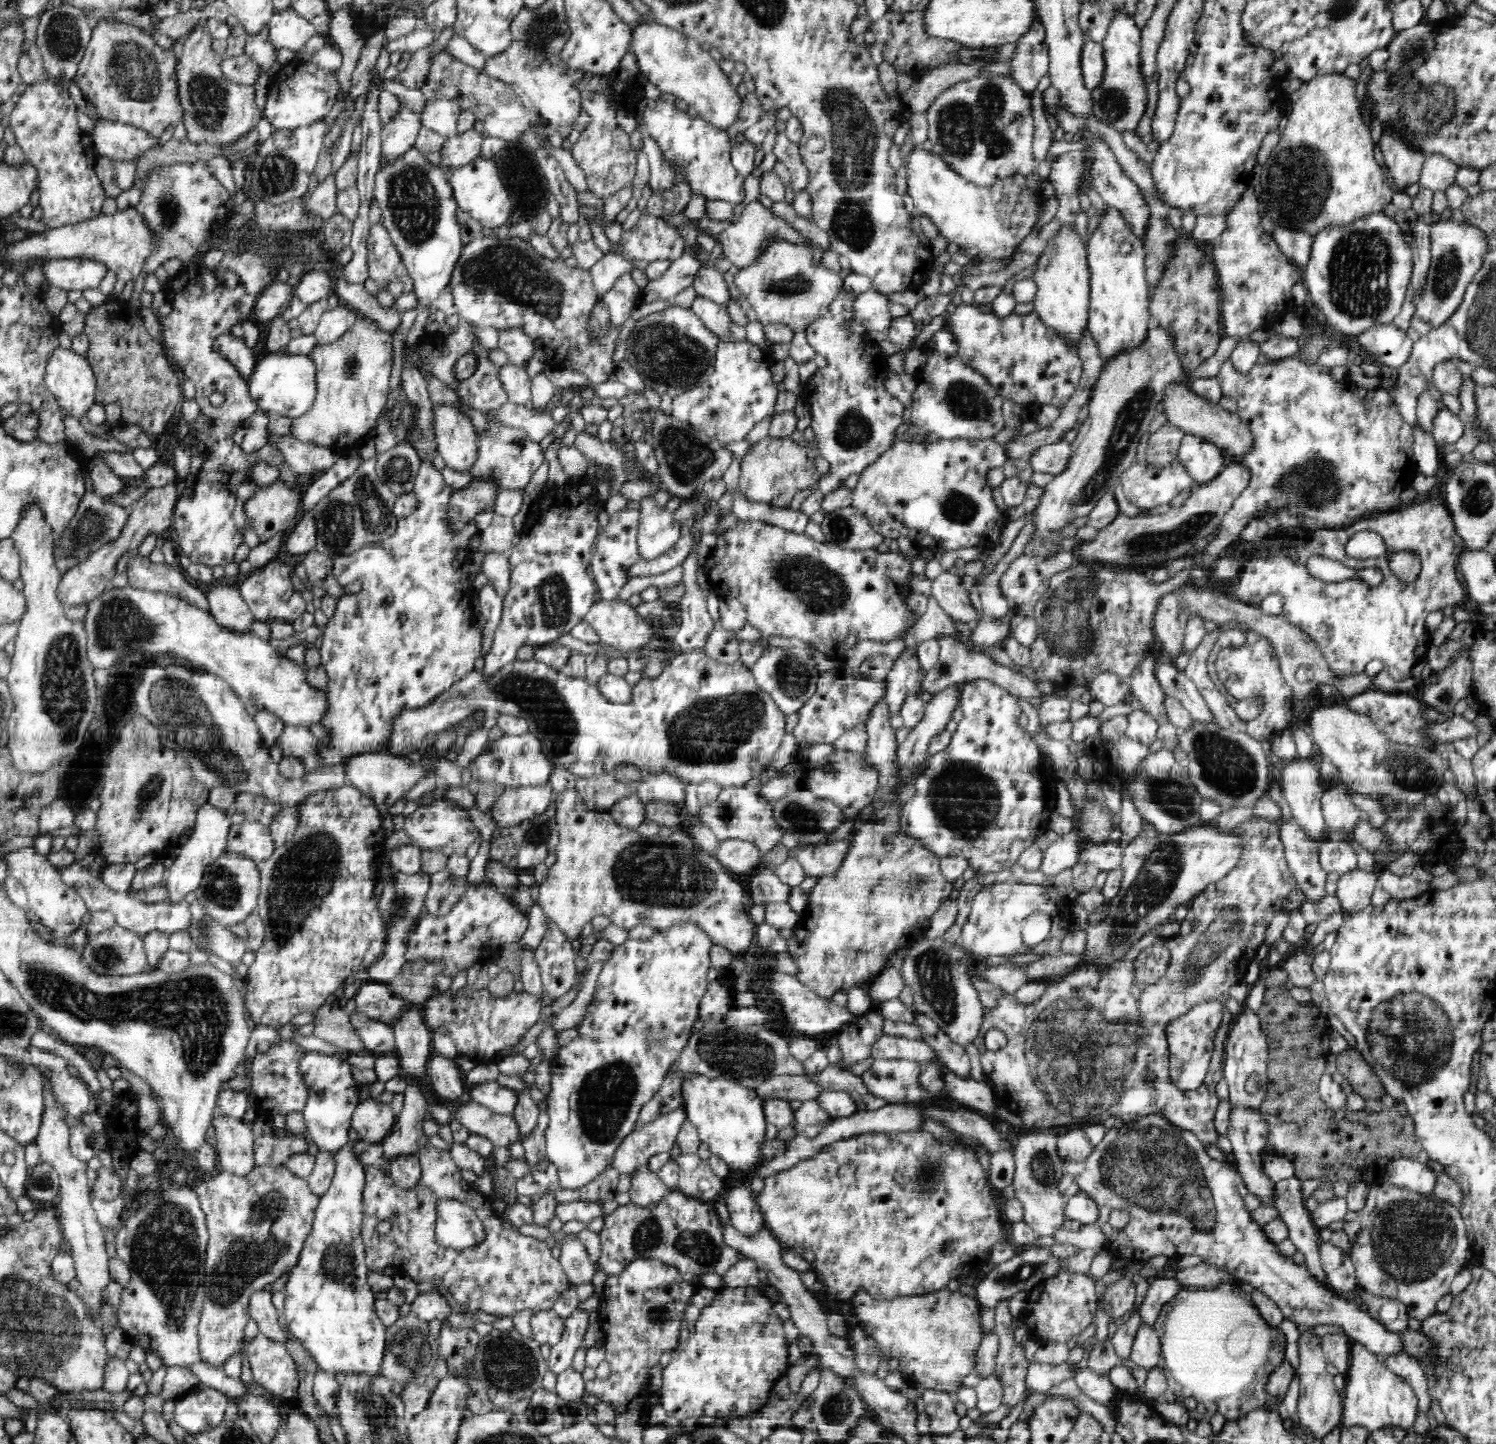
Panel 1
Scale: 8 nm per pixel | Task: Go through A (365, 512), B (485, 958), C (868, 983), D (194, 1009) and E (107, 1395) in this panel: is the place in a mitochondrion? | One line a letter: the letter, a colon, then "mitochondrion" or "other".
A: mitochondrion
B: other
C: other
D: mitochondrion
E: other

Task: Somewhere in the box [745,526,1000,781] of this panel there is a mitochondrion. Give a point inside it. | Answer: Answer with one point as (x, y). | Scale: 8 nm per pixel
(821, 590)

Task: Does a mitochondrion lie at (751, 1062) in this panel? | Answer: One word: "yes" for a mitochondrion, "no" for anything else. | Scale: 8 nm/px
yes

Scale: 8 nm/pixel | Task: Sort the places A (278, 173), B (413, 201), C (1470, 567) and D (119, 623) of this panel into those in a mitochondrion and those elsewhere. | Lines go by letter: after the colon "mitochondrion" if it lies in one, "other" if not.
A: mitochondrion
B: mitochondrion
C: other
D: mitochondrion

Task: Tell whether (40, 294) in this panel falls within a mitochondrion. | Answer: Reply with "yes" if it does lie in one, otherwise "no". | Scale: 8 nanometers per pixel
no

